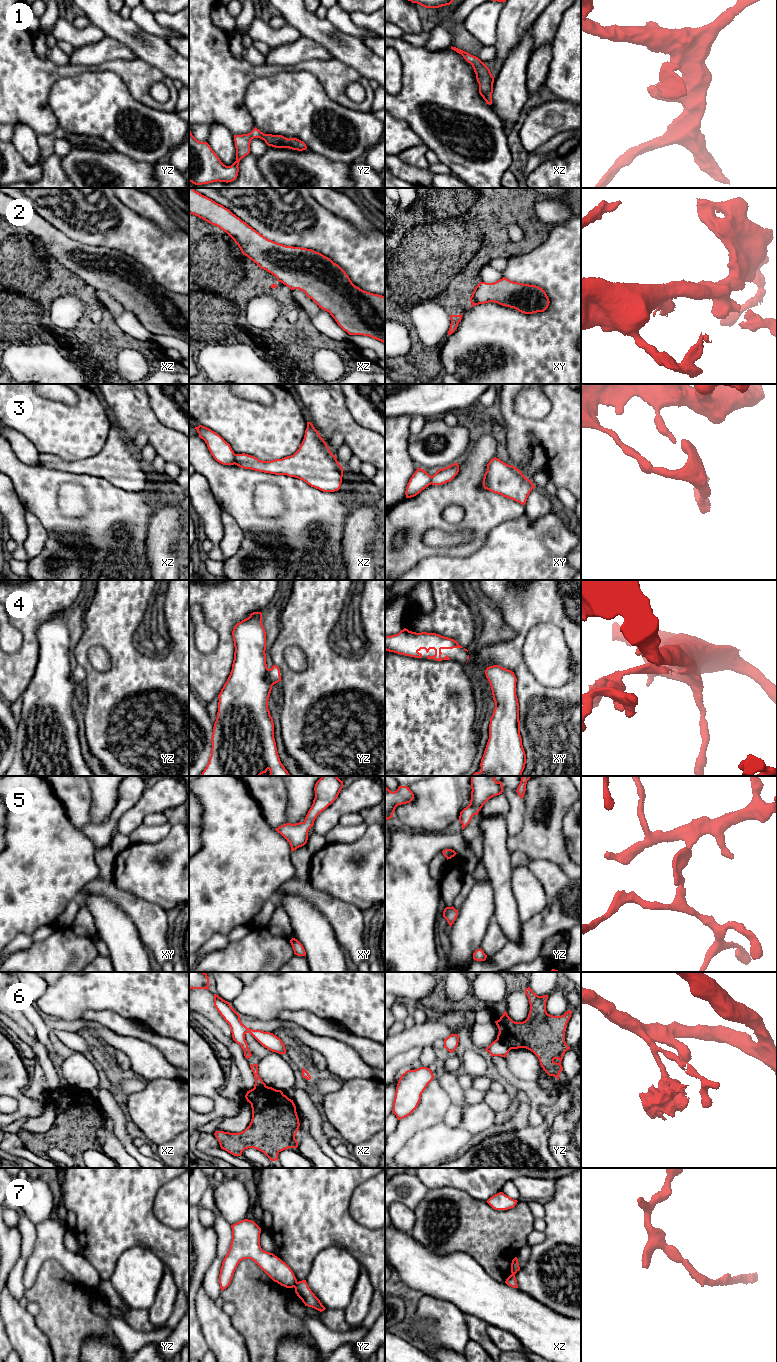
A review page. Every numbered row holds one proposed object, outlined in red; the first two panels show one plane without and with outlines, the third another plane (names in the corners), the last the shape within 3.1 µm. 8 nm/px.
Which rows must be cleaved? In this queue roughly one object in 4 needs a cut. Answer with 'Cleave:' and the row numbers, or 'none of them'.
Cleave: 2, 3, 6, 7

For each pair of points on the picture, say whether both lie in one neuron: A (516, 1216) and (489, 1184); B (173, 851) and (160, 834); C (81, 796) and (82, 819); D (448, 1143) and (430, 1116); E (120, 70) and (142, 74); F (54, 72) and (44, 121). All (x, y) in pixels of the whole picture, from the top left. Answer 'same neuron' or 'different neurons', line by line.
A: different neurons
B: different neurons
C: same neuron
D: different neurons
E: same neuron
F: same neuron

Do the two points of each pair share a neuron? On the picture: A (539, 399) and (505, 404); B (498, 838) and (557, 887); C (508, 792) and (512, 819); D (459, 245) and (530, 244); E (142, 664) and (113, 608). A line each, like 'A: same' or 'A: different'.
A: different
B: different
C: same
D: same
E: same

